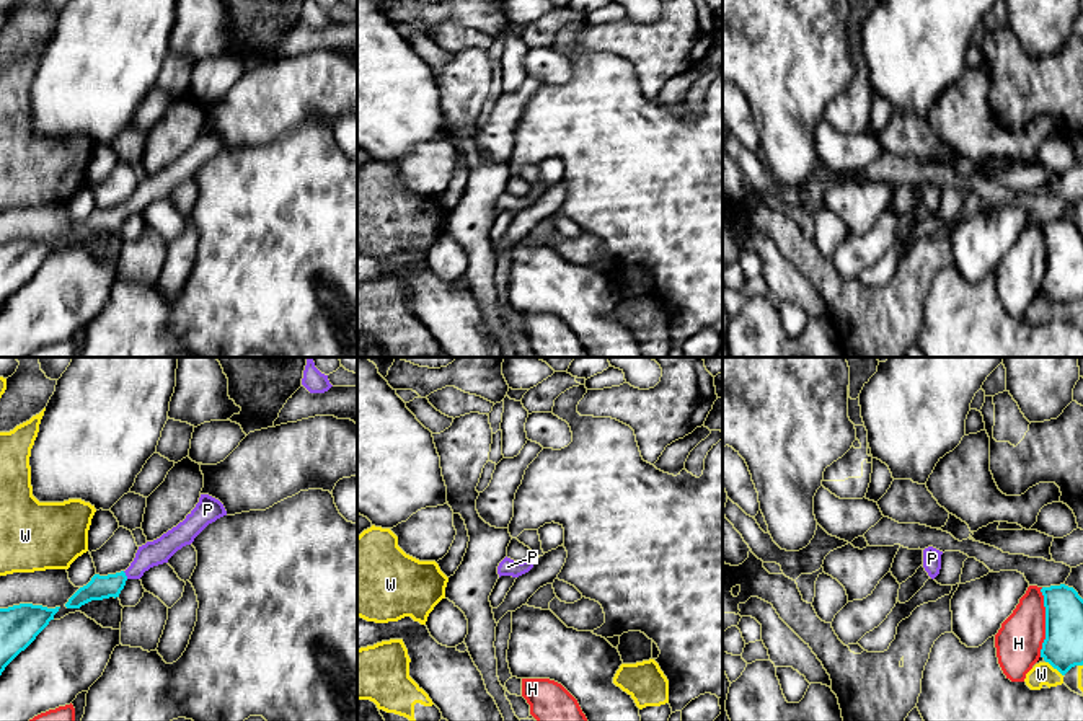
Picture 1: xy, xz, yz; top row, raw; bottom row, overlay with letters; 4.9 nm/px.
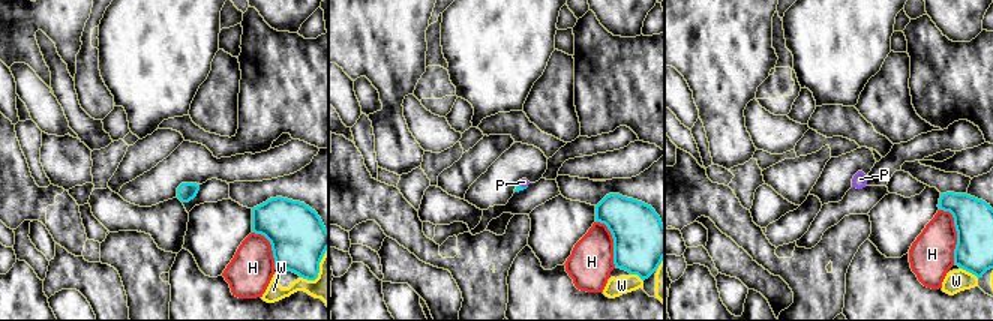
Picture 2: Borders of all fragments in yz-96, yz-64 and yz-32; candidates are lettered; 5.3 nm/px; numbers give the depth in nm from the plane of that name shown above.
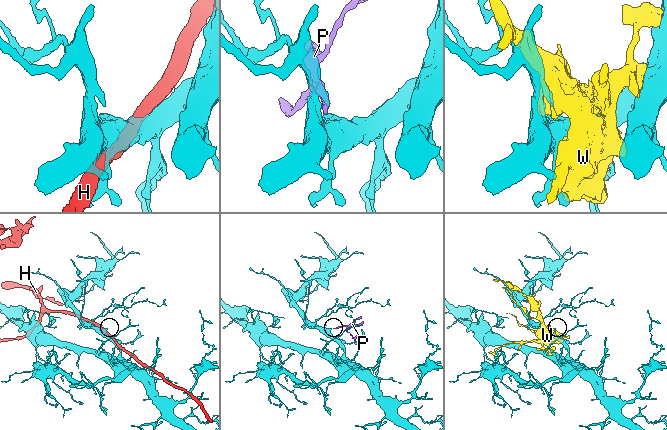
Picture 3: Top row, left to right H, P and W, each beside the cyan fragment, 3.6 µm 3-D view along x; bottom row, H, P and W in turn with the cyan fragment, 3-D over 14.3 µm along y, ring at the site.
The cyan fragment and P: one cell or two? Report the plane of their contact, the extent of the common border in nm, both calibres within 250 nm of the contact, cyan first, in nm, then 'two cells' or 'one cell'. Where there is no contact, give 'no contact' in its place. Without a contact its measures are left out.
meets cyan in xy; contact 50 nm long; 120 nm thick on the cyan side, 120 nm on the other; one cell

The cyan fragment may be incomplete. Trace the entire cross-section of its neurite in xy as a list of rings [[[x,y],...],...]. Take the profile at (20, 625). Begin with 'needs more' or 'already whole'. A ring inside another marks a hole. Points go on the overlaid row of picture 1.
already whole | [[[33,604],[0,608],[0,675],[36,639],[49,621],[54,620],[59,608]]]

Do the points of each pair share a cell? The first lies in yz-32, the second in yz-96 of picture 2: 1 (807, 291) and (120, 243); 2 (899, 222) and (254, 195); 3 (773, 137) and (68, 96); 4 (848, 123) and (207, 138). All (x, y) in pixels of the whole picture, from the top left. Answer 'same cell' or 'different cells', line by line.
1: same cell
2: different cells
3: same cell
4: same cell

